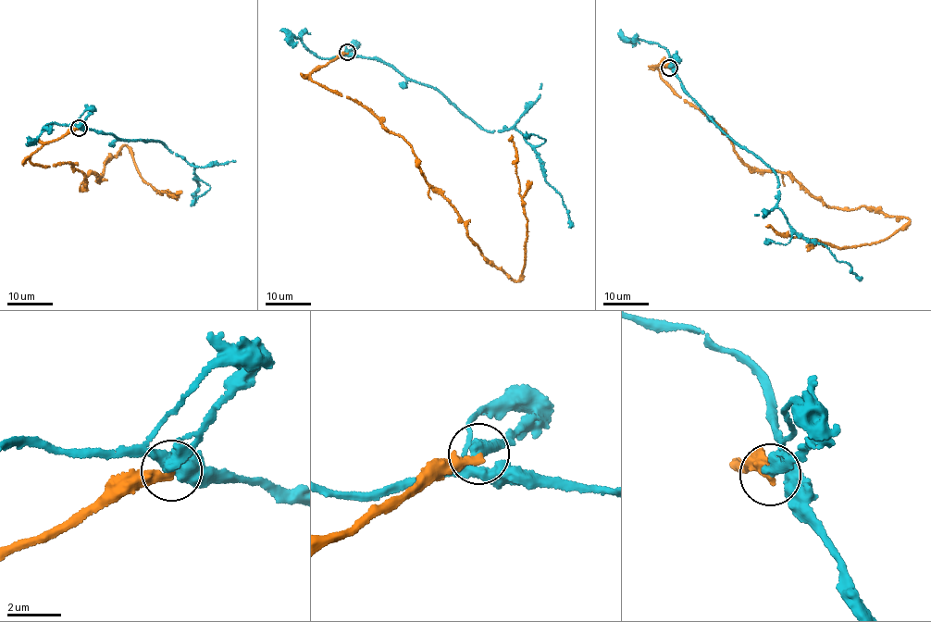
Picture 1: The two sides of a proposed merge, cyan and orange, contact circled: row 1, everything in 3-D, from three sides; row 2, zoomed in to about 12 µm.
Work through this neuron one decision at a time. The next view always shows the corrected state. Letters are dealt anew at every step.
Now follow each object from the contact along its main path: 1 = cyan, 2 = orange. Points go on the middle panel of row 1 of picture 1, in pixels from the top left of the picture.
1: (348, 52), (378, 58), (436, 88), (480, 128), (515, 129), (561, 196), (571, 227)
2: (348, 52), (311, 72), (312, 80), (355, 99), (403, 137), (469, 240), (516, 281), (527, 220), (511, 135)

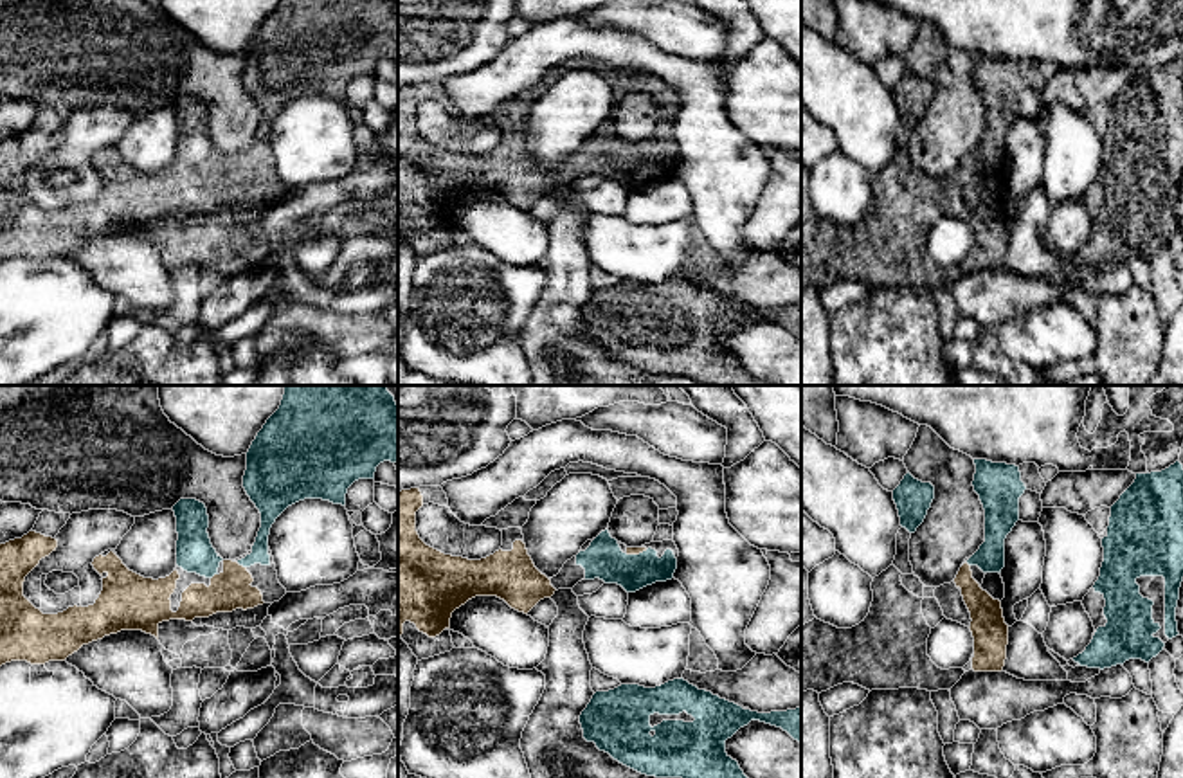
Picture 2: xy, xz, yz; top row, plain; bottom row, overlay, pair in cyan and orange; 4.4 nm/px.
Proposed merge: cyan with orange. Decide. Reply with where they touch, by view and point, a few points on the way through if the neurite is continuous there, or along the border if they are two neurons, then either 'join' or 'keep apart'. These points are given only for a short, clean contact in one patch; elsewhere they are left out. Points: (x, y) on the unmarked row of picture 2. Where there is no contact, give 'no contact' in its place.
meets cyan in xy at (242, 161); runs through xy (260, 146), (242, 161), (234, 170), (231, 186); join

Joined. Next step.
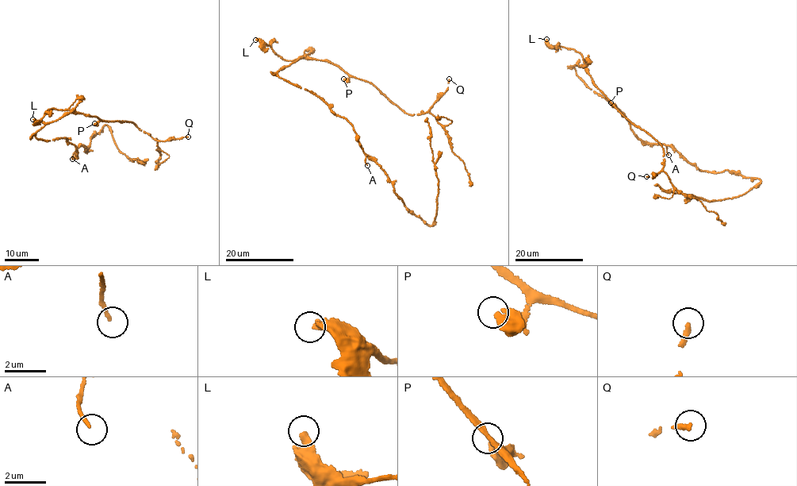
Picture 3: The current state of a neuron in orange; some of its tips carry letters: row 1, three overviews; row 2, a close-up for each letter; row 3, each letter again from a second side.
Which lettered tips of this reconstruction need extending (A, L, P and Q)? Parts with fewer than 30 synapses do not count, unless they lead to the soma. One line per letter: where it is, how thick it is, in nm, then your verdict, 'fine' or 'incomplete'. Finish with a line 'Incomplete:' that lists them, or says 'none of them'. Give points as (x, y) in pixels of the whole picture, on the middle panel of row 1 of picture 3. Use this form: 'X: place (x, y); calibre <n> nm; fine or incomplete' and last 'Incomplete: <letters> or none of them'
A: place (367, 165); calibre 160 nm; fine
L: place (255, 40); calibre 400 nm; fine
P: place (343, 79); calibre 400 nm; fine
Q: place (449, 79); calibre 240 nm; fine
Incomplete: none of them

